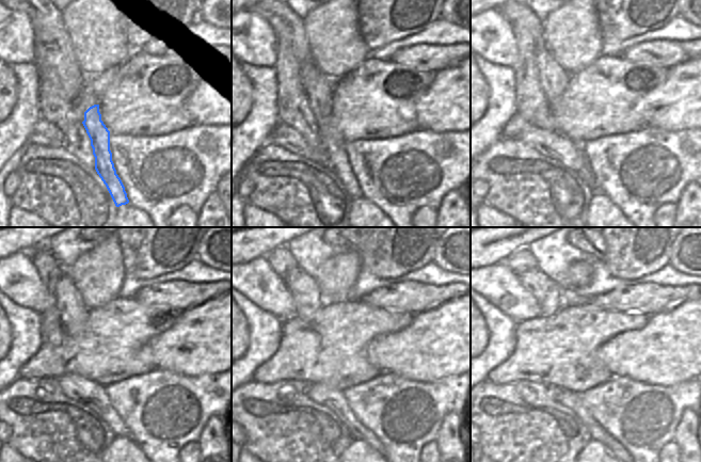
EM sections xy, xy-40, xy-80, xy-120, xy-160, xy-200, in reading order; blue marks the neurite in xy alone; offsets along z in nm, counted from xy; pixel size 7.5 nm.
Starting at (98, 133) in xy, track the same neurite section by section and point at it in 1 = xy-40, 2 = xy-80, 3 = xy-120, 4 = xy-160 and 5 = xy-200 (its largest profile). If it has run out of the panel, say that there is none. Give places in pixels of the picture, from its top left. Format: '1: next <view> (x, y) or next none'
1: next xy-40 (318, 86)
2: next xy-80 (554, 79)
3: next xy-120 (73, 312)
4: next xy-160 (307, 296)
5: next xy-200 (548, 295)

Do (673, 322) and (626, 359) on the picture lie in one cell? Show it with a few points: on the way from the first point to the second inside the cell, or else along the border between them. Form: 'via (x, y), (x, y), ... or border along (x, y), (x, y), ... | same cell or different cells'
via (664, 334), (643, 354), (638, 354) | same cell

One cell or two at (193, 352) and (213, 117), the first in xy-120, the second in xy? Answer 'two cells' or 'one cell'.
one cell

